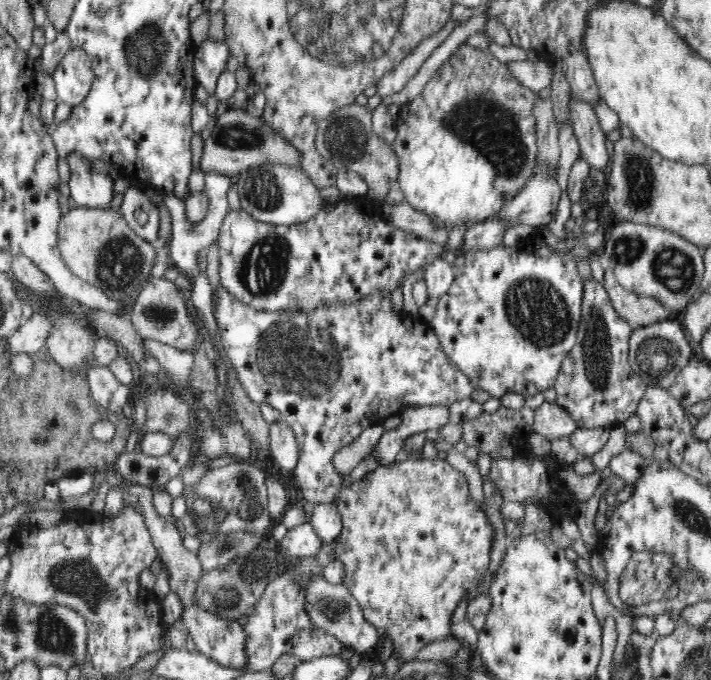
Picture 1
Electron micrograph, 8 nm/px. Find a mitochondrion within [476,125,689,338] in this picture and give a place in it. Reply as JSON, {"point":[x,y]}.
{"point":[639,177]}

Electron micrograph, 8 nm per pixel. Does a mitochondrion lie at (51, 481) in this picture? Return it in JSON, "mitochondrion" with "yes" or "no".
{"mitochondrion":"no"}

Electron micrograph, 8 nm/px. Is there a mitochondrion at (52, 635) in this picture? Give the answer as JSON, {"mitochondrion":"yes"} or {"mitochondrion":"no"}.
{"mitochondrion":"yes"}

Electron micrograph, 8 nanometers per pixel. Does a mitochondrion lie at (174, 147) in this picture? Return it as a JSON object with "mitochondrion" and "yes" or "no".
{"mitochondrion":"no"}

